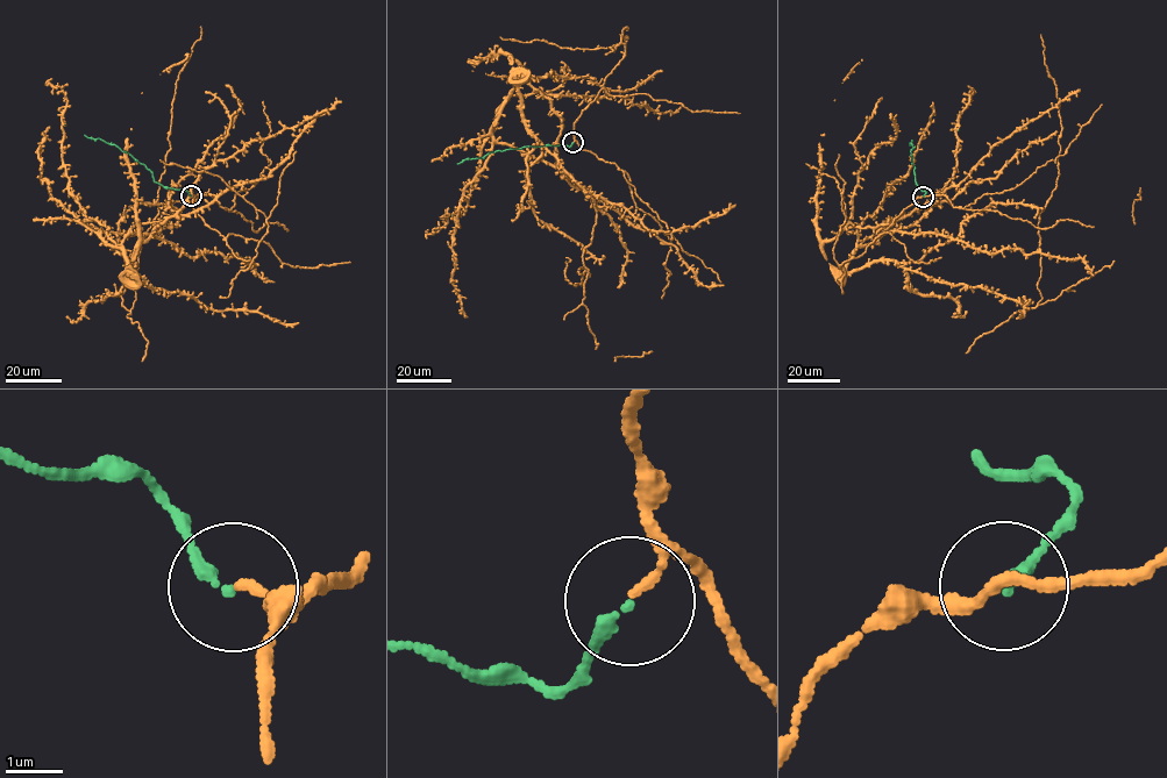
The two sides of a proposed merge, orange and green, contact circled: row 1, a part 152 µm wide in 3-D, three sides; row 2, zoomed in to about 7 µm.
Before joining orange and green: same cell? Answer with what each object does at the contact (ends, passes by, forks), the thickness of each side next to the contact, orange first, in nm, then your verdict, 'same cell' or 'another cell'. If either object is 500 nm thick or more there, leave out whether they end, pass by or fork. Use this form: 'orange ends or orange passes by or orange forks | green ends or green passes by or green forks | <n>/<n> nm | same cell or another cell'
orange passes by | green ends | 100/190 nm | same cell

